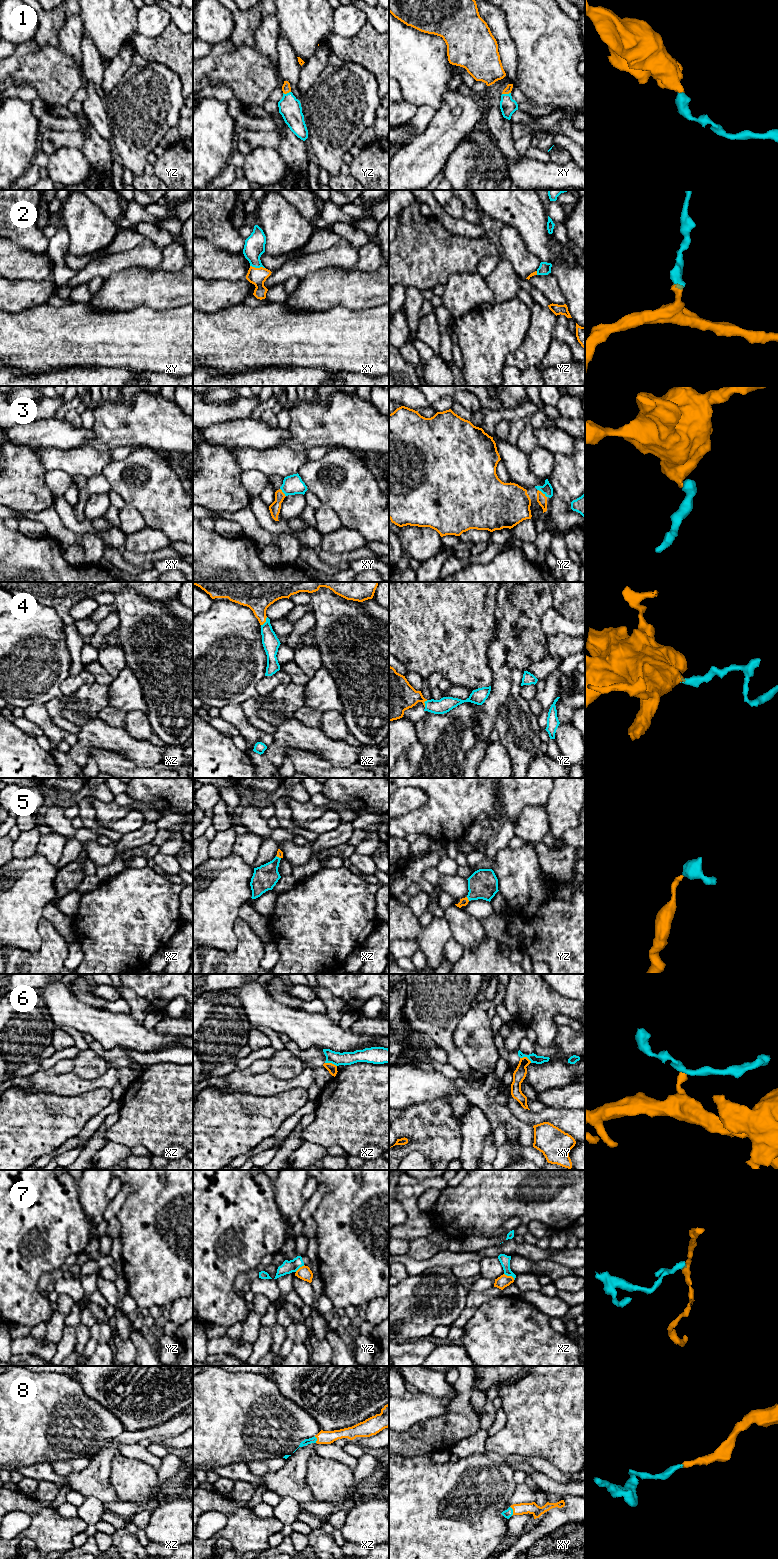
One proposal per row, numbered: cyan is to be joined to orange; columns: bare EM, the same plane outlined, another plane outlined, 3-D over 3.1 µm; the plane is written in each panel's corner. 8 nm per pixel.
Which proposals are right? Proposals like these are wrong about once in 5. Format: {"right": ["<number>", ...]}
{"right": ["1", "2", "3", "4", "5", "8"]}

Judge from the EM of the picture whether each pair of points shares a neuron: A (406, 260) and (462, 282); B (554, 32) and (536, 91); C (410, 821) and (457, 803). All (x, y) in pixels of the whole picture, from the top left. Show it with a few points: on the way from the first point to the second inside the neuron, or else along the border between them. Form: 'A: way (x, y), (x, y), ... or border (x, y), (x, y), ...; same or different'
A: border (472, 272), (453, 272), (444, 285); different
B: way (549, 47), (547, 74), (545, 76); same
C: way (422, 821), (439, 819), (445, 815); same

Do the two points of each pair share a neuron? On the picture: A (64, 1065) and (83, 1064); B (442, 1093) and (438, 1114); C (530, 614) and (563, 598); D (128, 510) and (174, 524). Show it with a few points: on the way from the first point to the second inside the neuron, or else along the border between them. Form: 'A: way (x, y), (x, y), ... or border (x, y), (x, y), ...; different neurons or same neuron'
A: border (72, 1060), (73, 1071); different neurons
B: border (417, 1103), (441, 1101), (450, 1108), (455, 1119); different neurons
C: border (553, 592), (553, 601), (541, 619), (542, 626); different neurons
D: border (126, 503), (133, 506), (139, 512), (146, 525); different neurons

